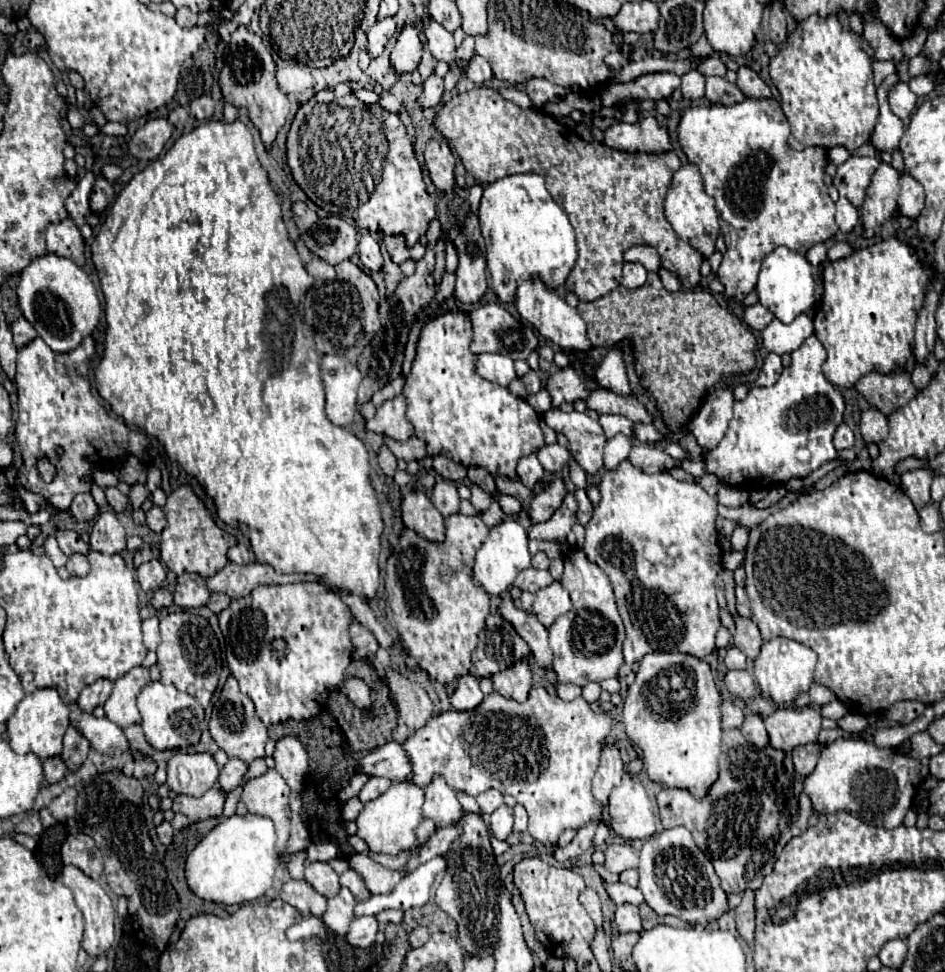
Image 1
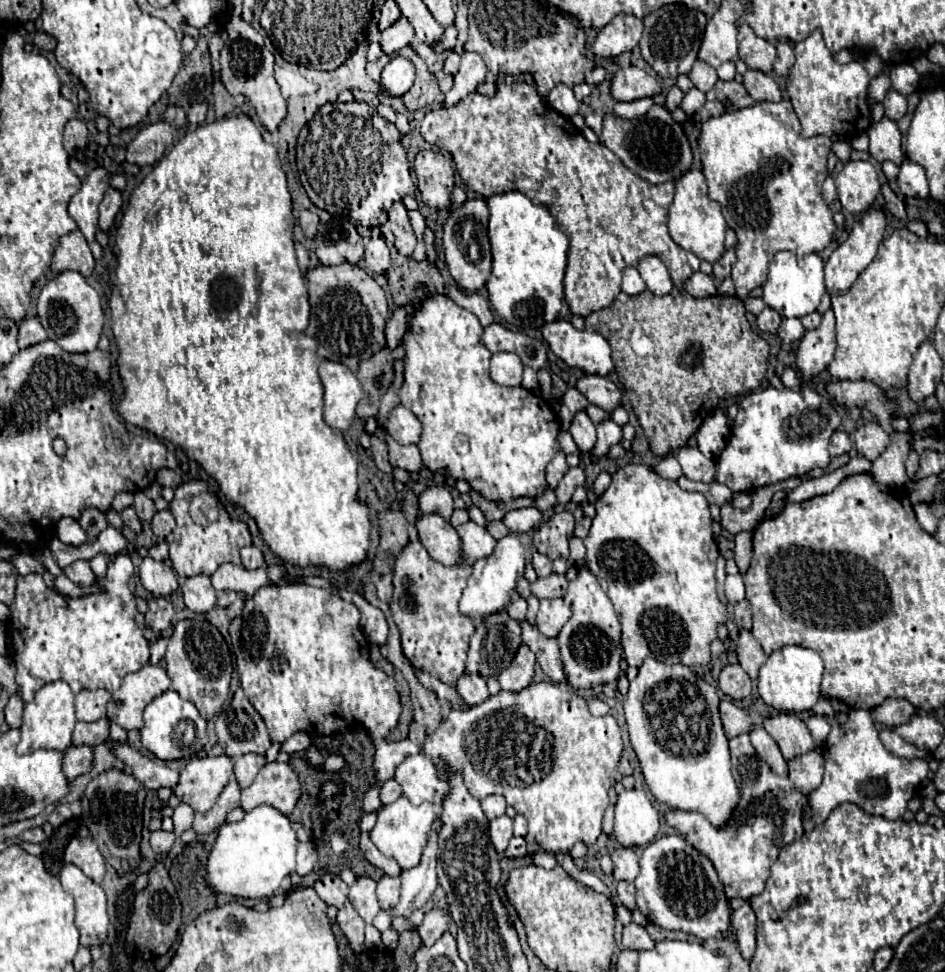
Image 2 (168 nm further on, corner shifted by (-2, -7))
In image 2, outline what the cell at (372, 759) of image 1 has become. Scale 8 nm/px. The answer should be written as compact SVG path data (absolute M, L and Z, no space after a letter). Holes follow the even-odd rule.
M426 754L408 756L404 764L394 774L396 782L402 786L404 796L414 805L428 801L437 805L442 804L444 794L448 792L446 780L440 778L440 772L432 764L432 760Z

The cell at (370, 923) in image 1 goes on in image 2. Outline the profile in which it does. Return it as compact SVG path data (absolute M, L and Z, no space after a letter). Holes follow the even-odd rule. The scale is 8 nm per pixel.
M440 820L434 822L432 826L432 836L428 836L428 848L422 854L422 860L416 868L402 870L400 874L400 904L392 908L392 912L380 910L378 916L374 918L374 926L384 932L394 916L410 916L414 910L424 908L428 898L434 894L438 886L438 876L436 876L436 858L438 858L438 830L440 830Z

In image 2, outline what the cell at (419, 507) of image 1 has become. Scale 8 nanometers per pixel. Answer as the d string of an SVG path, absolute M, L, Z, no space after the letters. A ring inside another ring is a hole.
M428 514L416 520L416 528L420 542L436 562L444 566L456 566L460 562L460 536L450 522L446 522L442 516Z

